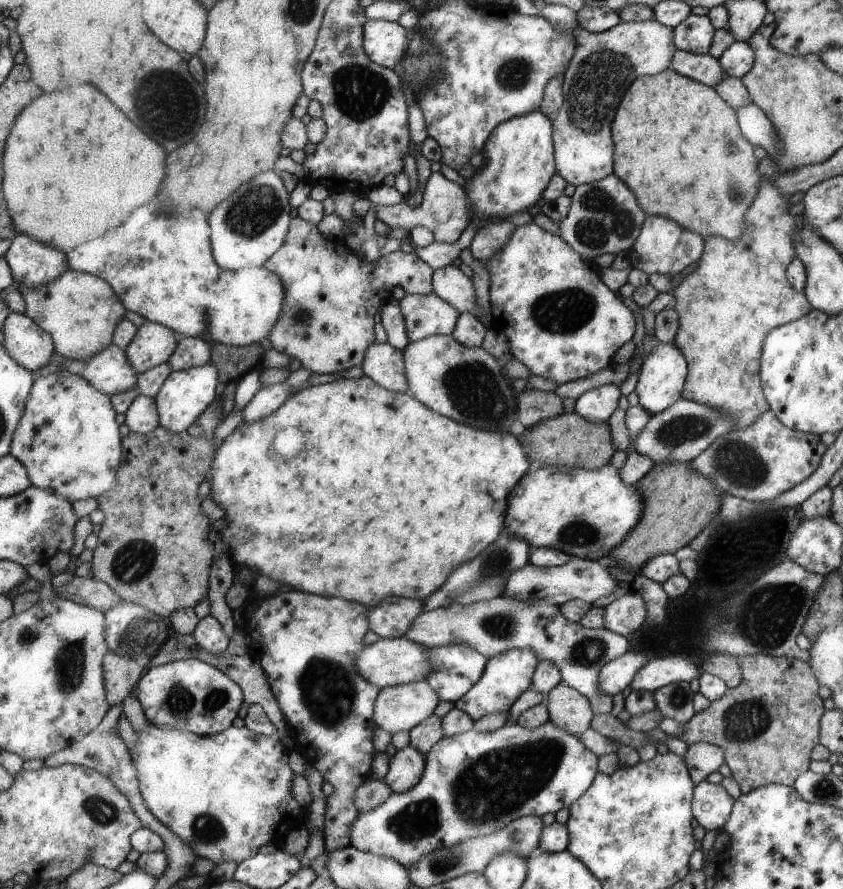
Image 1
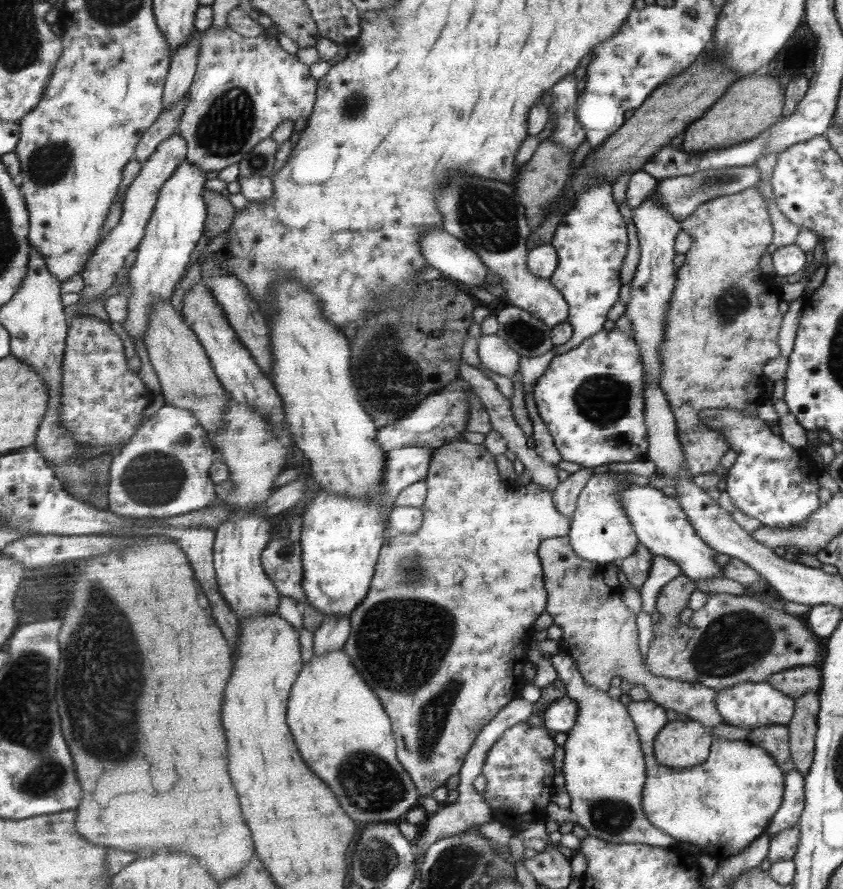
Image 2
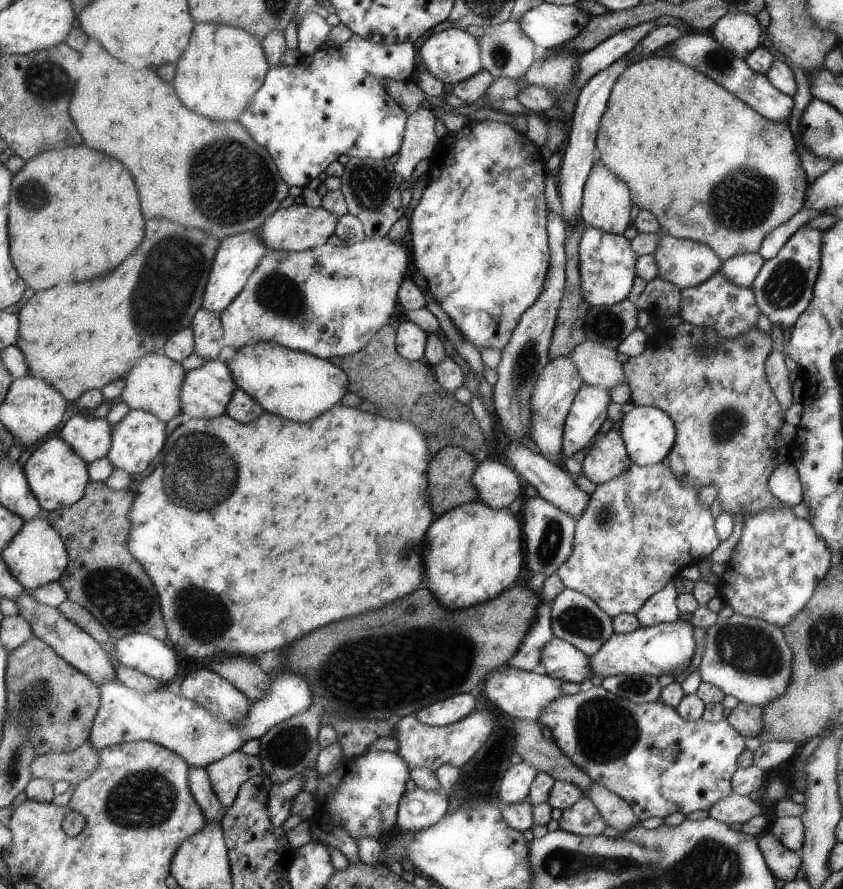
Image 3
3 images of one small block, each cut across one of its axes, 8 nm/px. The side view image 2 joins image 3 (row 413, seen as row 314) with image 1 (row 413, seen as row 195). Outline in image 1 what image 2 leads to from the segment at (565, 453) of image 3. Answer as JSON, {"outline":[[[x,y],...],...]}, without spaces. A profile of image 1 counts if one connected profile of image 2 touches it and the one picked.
{"outline":[[[614,384],[597,386],[575,399],[574,411],[589,422],[607,422],[617,408],[619,387]]]}

